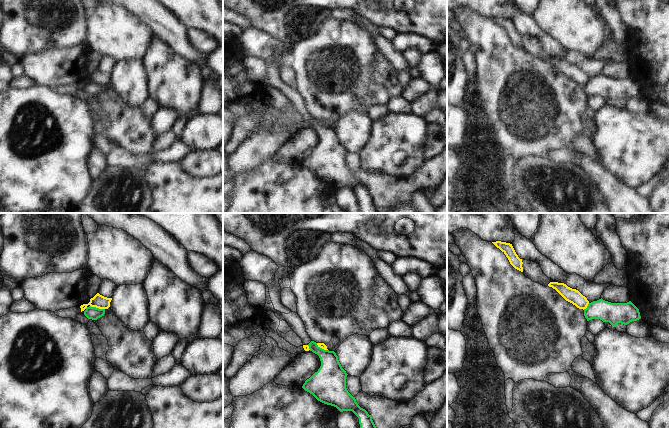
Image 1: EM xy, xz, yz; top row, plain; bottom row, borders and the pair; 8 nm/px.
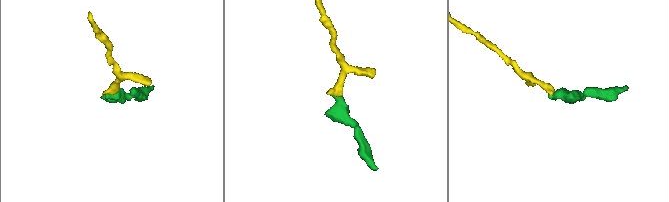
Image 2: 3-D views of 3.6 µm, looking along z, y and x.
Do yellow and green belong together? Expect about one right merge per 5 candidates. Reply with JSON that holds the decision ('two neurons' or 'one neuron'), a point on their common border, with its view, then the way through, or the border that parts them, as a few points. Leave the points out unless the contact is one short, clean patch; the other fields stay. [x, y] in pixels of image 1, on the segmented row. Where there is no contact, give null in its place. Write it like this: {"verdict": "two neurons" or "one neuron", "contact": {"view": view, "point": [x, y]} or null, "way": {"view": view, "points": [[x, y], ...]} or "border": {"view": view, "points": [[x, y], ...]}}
{"verdict": "two neurons", "contact": {"view": "xy", "point": [97, 307]}, "border": {"view": "xy", "points": [[90, 305], [104, 309]]}}

